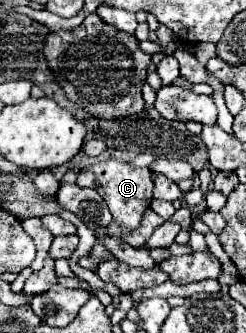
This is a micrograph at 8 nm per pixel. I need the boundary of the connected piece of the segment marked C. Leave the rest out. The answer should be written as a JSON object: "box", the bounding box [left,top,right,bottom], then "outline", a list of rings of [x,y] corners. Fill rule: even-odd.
{"box":[77,160,153,230],"outline":[[[107,160],[99,162],[97,166],[91,166],[83,170],[77,178],[79,186],[89,186],[99,190],[99,194],[105,198],[105,204],[109,206],[113,220],[119,226],[125,226],[129,230],[135,230],[141,222],[143,212],[151,204],[153,198],[153,180],[151,180],[151,170],[149,168],[133,168],[129,162],[123,160]]]}

